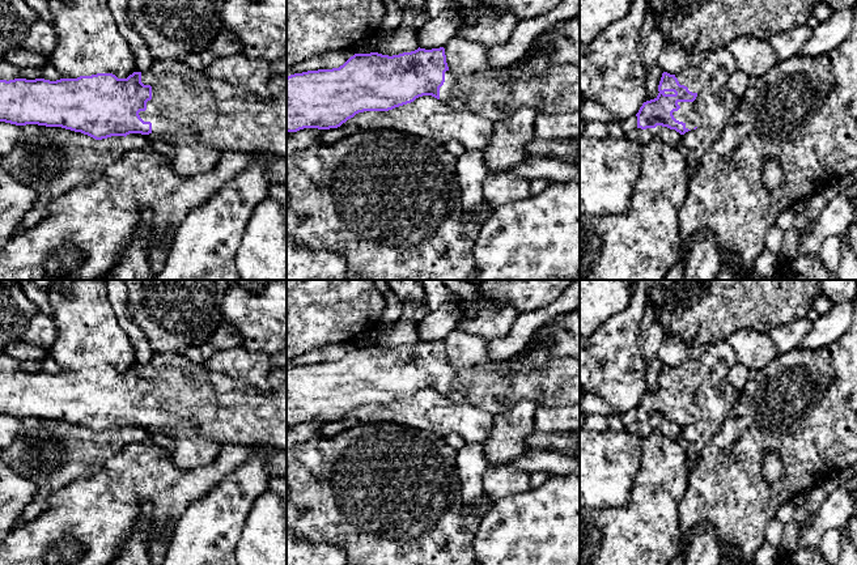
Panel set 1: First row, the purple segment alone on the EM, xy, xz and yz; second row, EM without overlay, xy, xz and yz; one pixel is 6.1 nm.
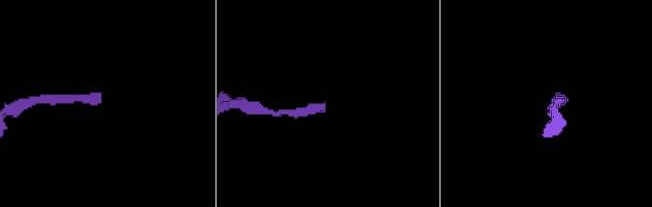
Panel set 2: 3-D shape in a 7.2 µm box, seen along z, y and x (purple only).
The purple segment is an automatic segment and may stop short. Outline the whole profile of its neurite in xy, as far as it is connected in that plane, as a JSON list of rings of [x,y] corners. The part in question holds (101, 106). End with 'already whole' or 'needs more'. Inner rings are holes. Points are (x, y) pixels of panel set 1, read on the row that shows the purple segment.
[[[153,59],[148,71],[133,72],[127,78],[97,73],[56,81],[0,80],[0,122],[61,127],[96,140],[152,133],[171,145],[194,143],[220,153],[287,157],[287,88],[270,101],[262,101],[242,86],[196,72],[177,59]]]; needs more

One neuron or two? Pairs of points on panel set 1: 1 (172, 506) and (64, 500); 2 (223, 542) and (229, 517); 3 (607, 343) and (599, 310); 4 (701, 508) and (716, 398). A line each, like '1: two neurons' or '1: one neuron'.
1: one neuron
2: one neuron
3: two neurons
4: two neurons

